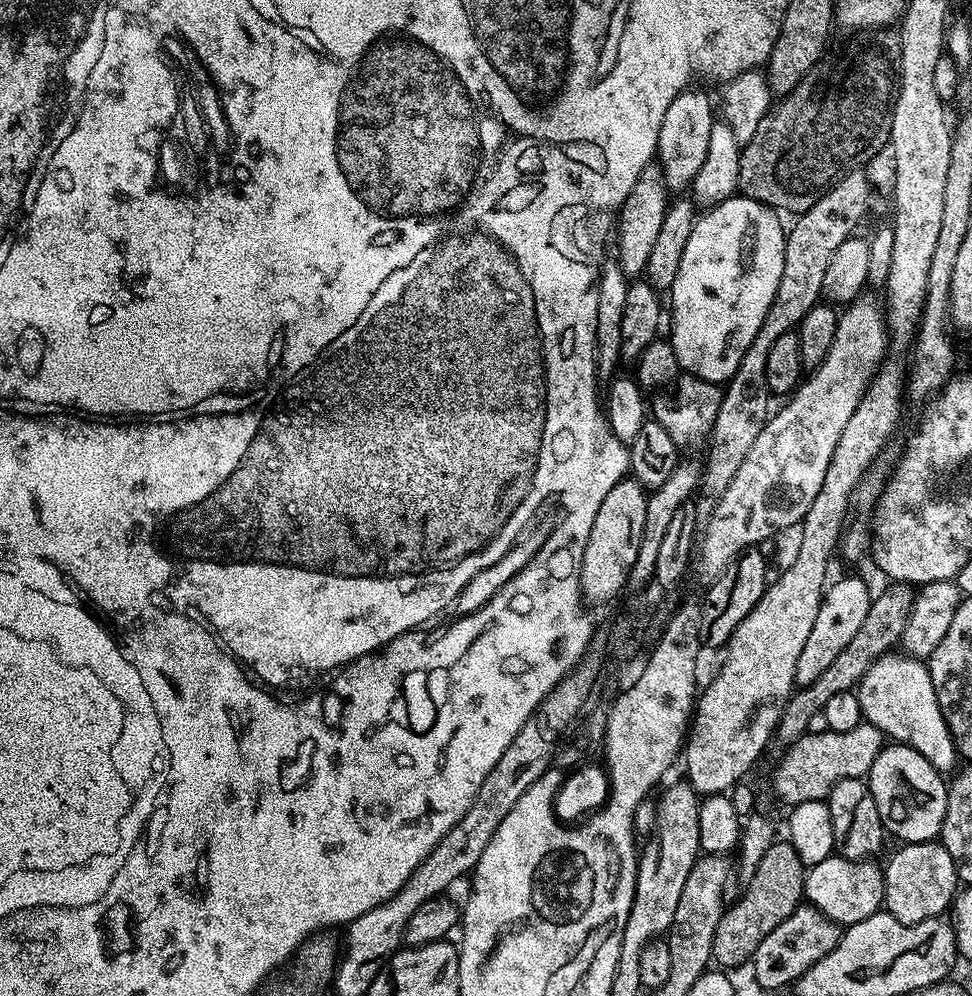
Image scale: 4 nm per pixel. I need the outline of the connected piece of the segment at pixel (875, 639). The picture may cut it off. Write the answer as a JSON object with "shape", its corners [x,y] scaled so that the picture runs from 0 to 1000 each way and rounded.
{"shape":[[[925,584],[915,585],[914,590],[905,597],[901,596],[891,614],[891,621],[887,624],[886,632],[879,637],[879,642],[862,657],[861,661],[855,665],[838,683],[836,687],[830,687],[822,690],[808,704],[805,717],[801,716],[798,734],[799,739],[807,739],[807,743],[819,745],[821,741],[827,739],[832,734],[831,729],[834,721],[848,712],[850,705],[862,696],[876,694],[889,679],[891,673],[904,663],[906,659],[913,658],[921,646],[924,647],[929,642],[931,627],[934,623],[934,617],[938,613],[938,604],[940,601],[939,589],[935,586]]]}

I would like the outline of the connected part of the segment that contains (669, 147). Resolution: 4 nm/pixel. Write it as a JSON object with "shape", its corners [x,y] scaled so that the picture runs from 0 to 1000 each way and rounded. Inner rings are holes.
{"shape":[[[715,86],[705,88],[695,95],[693,102],[689,102],[689,110],[685,110],[685,118],[681,118],[677,146],[677,161],[682,168],[688,190],[707,190],[718,171],[722,171],[722,163],[726,163],[726,150],[730,147],[734,123],[733,100]]]}

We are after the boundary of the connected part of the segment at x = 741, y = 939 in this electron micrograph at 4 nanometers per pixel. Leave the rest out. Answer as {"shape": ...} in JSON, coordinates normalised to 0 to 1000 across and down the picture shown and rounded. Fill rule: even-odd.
{"shape":[[[798,843],[790,851],[776,880],[764,893],[763,902],[744,918],[736,931],[733,962],[738,971],[745,974],[769,969],[784,948],[785,942],[824,909],[827,902],[829,868],[810,843]]]}

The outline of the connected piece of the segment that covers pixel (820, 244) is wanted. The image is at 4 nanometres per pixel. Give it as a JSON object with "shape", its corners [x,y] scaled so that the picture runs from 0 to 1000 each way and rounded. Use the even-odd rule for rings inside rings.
{"shape":[[[880,169],[869,174],[859,185],[833,209],[824,214],[819,225],[810,232],[807,246],[805,281],[797,292],[796,303],[789,313],[787,330],[794,331],[795,338],[808,332],[816,332],[824,320],[843,304],[847,296],[846,282],[854,260],[862,247],[876,238],[891,215],[895,201],[895,183],[890,170]]]}

